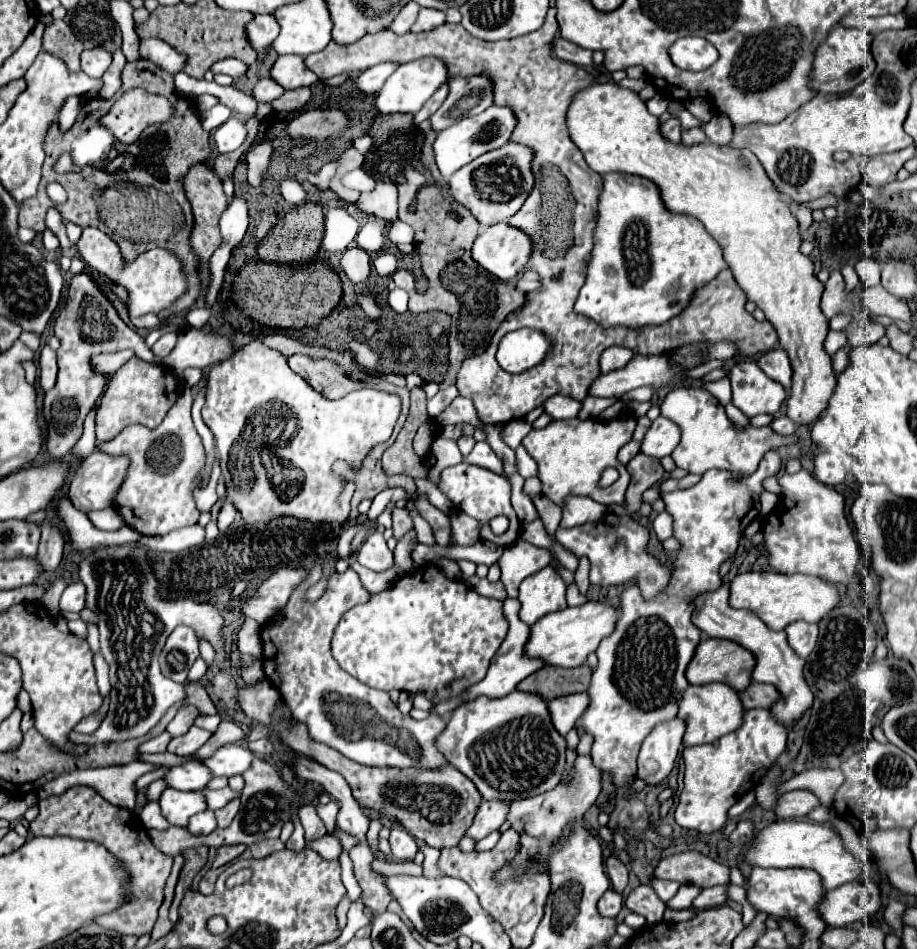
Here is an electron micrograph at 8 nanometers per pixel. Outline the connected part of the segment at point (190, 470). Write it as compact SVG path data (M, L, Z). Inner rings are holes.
M176 403L156 429L140 425L140 435L134 437L132 451L110 453L130 459L126 481L122 481L118 493L114 493L114 509L124 523L140 535L166 535L174 529L194 525L200 517L192 489L204 477L204 447L194 429L190 409L192 403Z

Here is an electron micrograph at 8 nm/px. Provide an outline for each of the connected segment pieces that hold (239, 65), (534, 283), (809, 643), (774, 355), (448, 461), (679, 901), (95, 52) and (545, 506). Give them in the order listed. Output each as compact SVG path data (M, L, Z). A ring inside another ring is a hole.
M222 59L222 61L212 65L212 71L214 73L228 73L228 75L232 75L236 79L236 77L240 77L240 75L244 75L248 71L248 65L238 61L238 59Z
M524 269L524 271L520 273L518 281L516 281L516 289L528 293L528 291L534 291L534 289L538 289L538 287L540 287L538 275L536 275L534 271L530 271L530 269Z
M796 621L790 623L786 629L788 633L788 645L800 655L800 657L808 657L818 641L818 625L816 623L806 623L806 621Z
M776 347L768 353L762 353L756 363L760 365L760 369L774 381L778 381L780 385L784 385L784 389L790 391L790 383L792 383L792 365L790 365L790 359L788 355Z
M438 437L432 443L432 453L436 457L436 463L434 463L434 469L432 469L432 477L430 479L432 479L432 483L438 483L442 469L458 463L458 445L456 445L456 439Z
M682 885L682 887L678 889L678 893L676 893L666 905L668 905L670 909L676 909L676 911L680 911L680 909L688 909L698 893L700 893L698 887L694 887L694 885Z
M102 47L82 51L82 55L80 55L80 69L92 79L102 81L102 75L110 67L110 63L112 63L112 55Z
M542 493L532 497L532 503L536 505L536 509L540 513L540 519L544 521L546 529L554 535L554 531L556 531L556 527L560 523L560 517L562 517L562 509L556 503L552 503L548 497L544 497Z

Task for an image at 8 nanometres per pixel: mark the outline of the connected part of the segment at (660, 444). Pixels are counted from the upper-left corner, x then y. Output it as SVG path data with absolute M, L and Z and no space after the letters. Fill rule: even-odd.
M658 417L656 421L652 421L650 429L646 431L642 443L640 443L640 451L648 457L664 457L670 455L674 451L674 447L680 441L680 429L678 425L674 425L670 419L666 417Z

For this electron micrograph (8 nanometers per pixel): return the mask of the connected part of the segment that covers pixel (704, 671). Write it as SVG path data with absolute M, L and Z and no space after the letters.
M702 639L698 643L698 649L686 669L686 679L690 681L690 685L706 685L706 683L726 683L730 685L734 691L744 691L752 679L752 669L754 669L754 655L740 647L738 643L730 643L726 639Z

